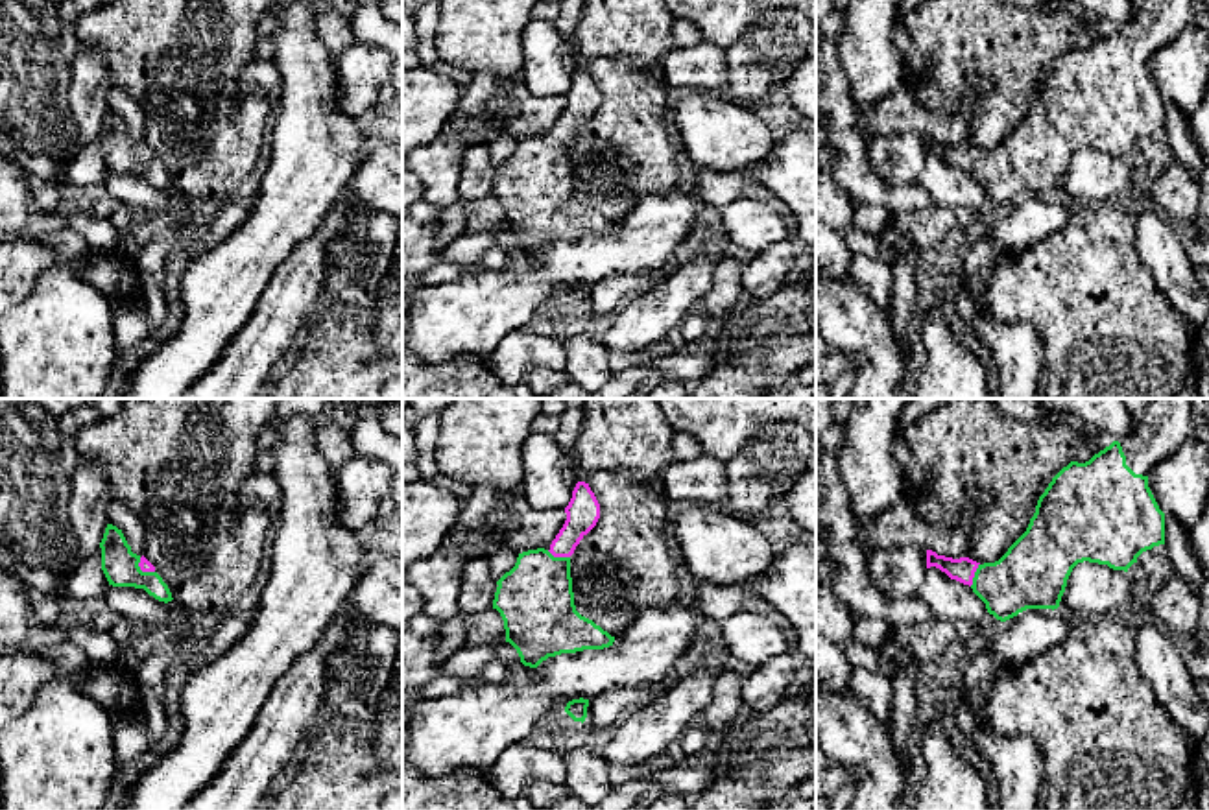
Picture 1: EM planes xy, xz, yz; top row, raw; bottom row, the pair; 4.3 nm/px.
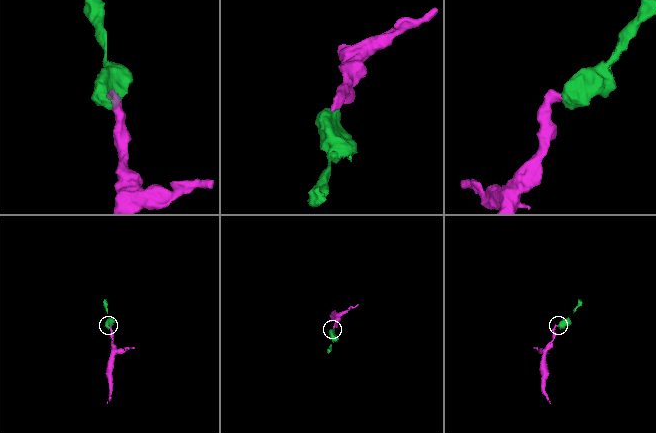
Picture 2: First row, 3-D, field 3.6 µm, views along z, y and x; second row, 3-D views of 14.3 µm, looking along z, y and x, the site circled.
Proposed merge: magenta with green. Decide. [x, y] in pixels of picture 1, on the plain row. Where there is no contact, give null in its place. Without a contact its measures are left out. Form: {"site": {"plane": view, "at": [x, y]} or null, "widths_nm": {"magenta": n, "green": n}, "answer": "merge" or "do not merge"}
{"site": {"plane": "xz", "at": [558, 142]}, "widths_nm": {"magenta": 140, "green": 320}, "answer": "merge"}

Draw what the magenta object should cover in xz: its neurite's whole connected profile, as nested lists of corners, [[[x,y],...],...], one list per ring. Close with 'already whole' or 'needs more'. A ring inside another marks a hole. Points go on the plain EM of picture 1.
[[[576,70],[565,100],[567,107],[550,135],[519,140],[515,153],[497,168],[493,196],[504,207],[506,229],[530,255],[548,244],[604,236],[615,229],[574,192],[570,142],[600,105],[589,70]]] | needs more

